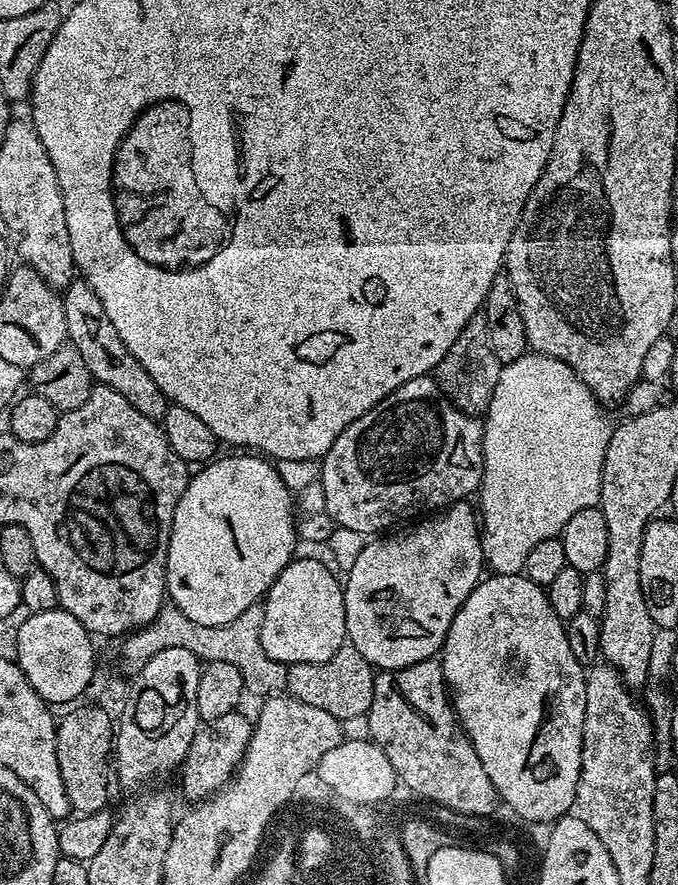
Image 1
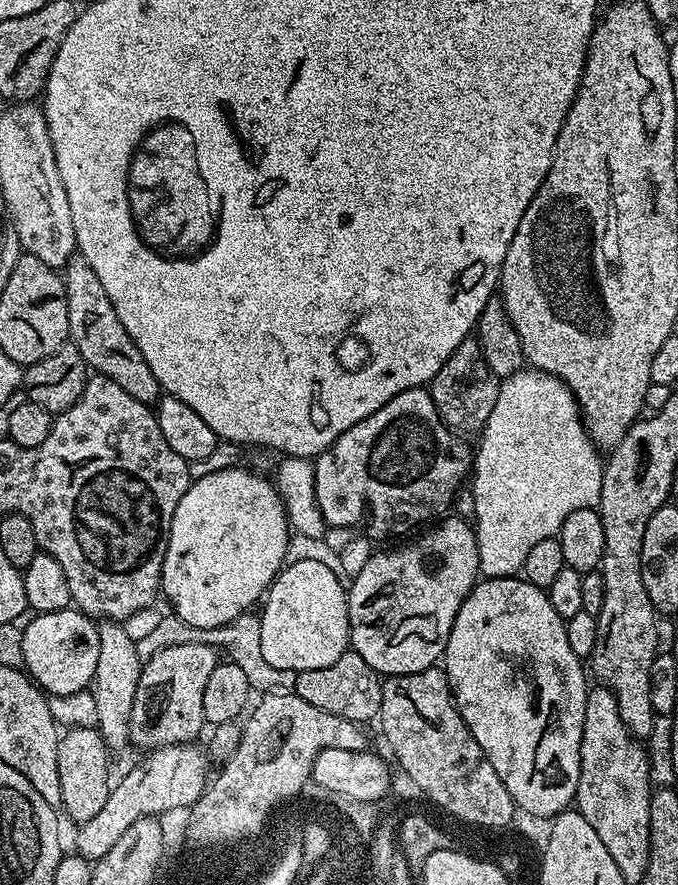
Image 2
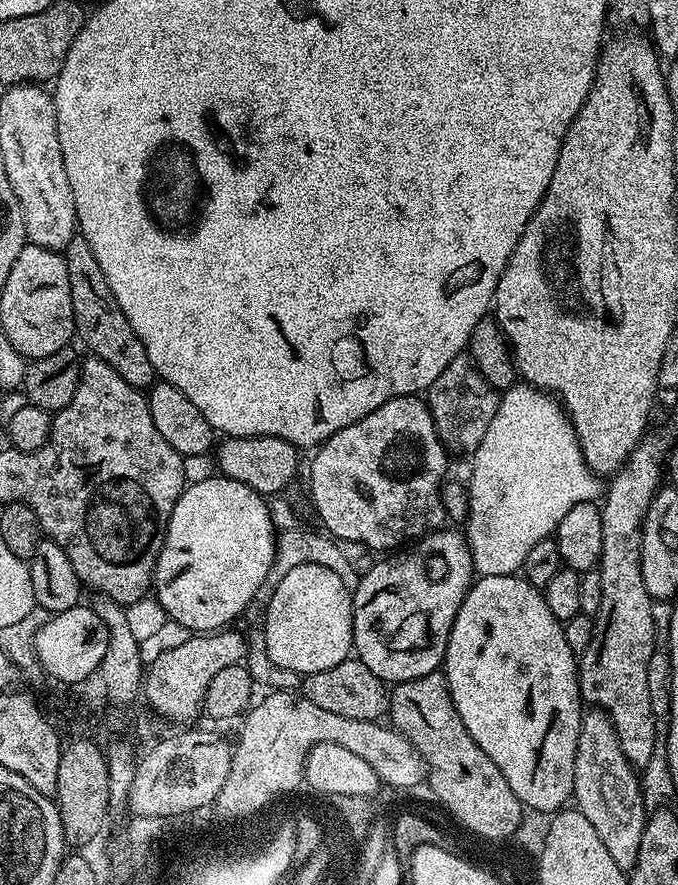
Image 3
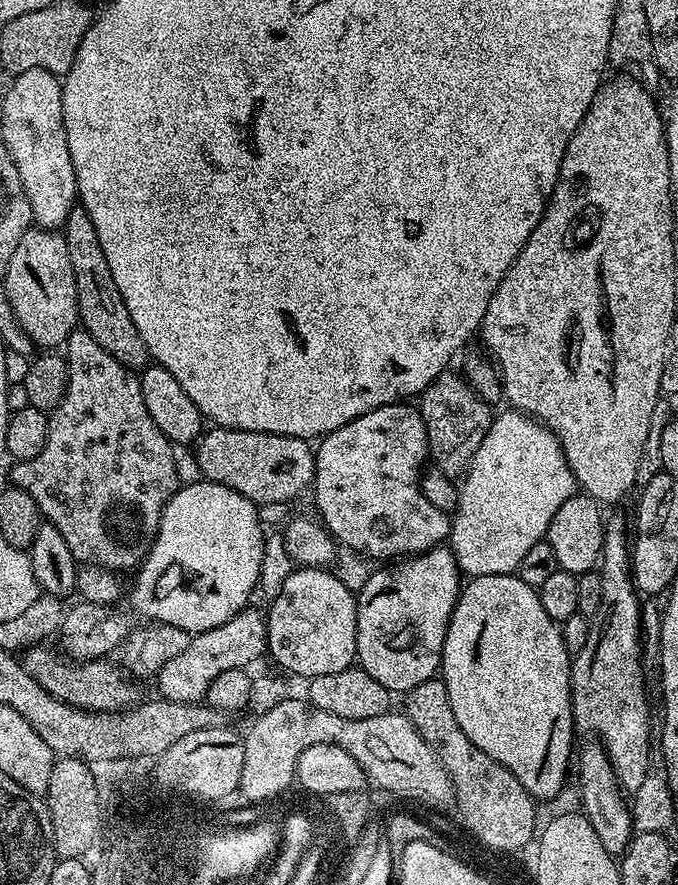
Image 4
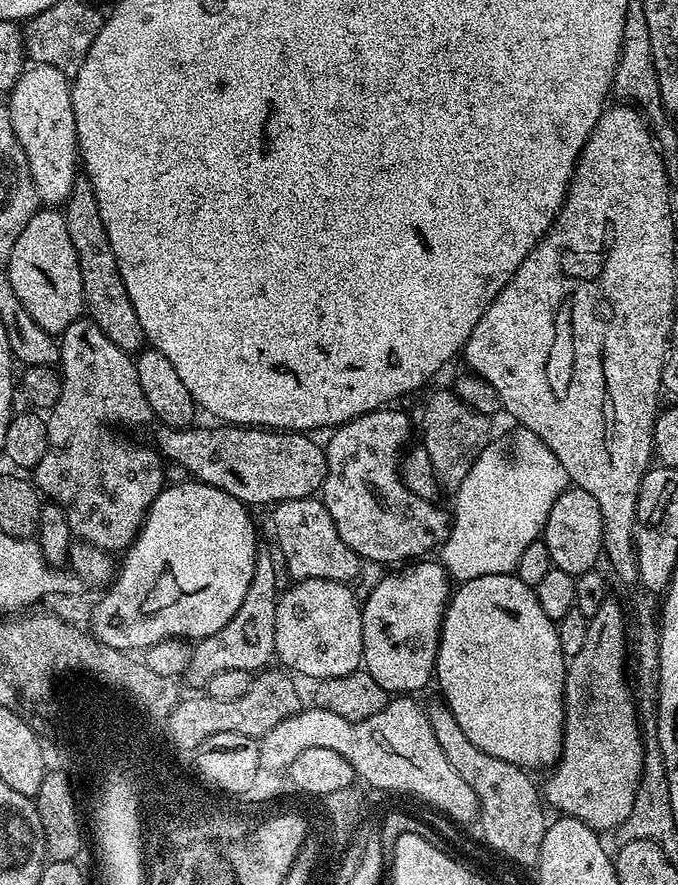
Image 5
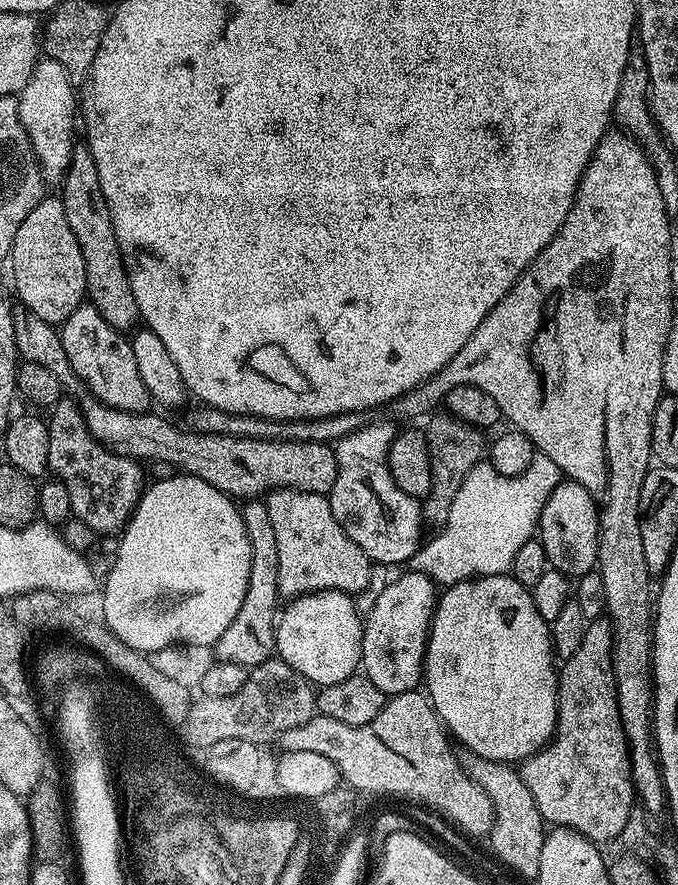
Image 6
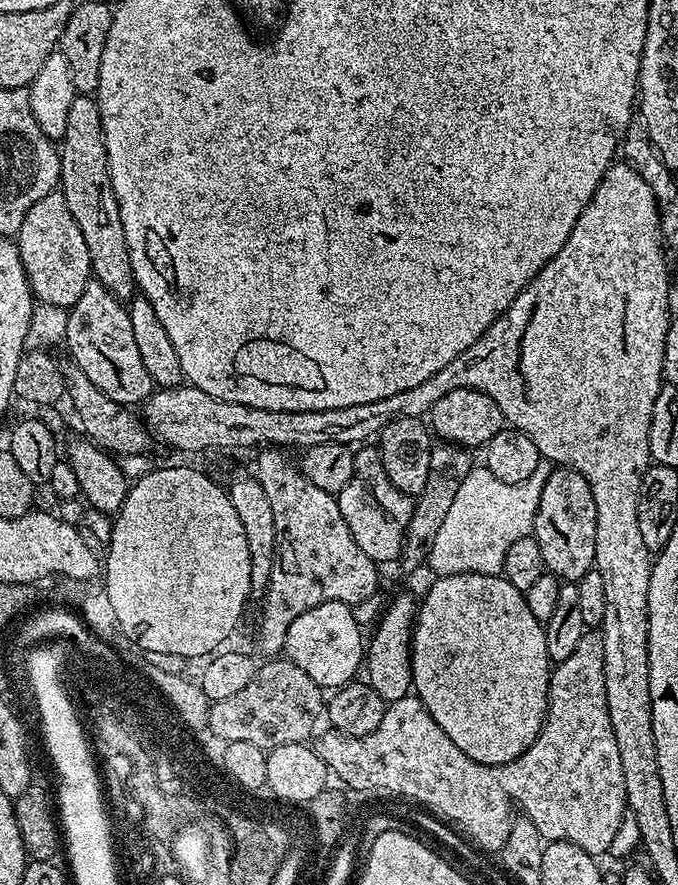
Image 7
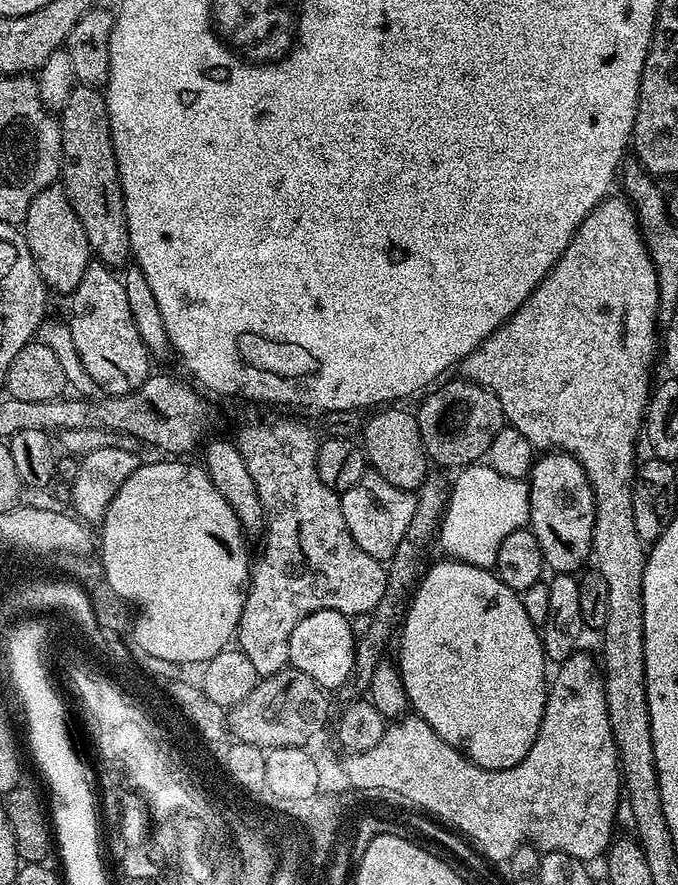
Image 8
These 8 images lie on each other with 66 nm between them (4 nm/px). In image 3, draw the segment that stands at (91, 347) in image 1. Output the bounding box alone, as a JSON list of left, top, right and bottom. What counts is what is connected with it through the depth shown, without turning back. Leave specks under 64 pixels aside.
[62,234,158,390]

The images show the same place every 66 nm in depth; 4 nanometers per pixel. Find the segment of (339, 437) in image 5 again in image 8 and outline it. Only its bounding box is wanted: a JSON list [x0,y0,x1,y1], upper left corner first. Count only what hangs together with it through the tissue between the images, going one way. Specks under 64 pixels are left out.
[339,470,415,562]

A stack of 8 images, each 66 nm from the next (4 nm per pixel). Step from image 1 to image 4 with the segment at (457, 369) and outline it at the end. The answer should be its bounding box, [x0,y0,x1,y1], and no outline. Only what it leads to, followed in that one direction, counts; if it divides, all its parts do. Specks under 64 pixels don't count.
[418,370,493,478]

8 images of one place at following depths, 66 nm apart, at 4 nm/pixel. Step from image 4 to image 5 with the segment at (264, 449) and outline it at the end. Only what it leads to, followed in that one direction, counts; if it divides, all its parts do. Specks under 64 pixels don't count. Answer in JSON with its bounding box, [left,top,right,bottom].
[155,423,326,506]

